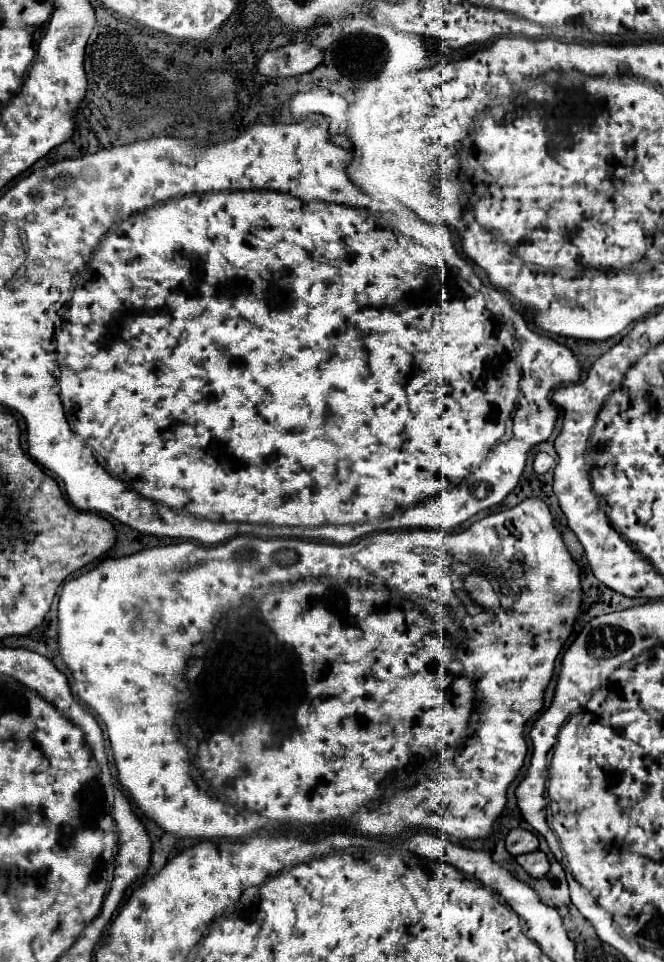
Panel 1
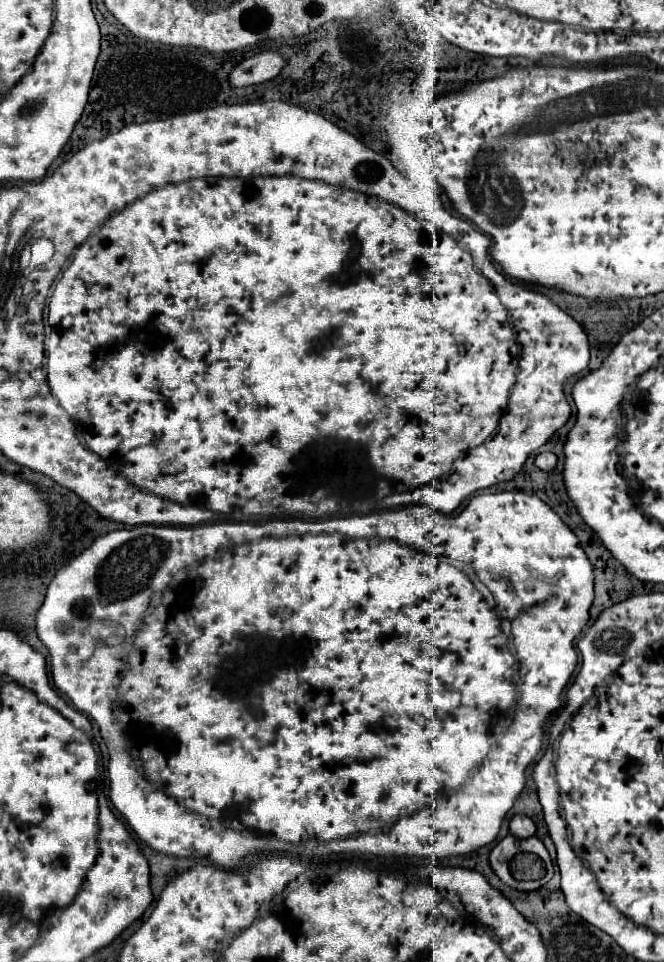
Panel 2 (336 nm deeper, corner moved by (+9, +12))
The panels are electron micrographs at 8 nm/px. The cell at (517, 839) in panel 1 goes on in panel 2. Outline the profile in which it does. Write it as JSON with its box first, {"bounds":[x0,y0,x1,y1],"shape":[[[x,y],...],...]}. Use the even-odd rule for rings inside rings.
{"bounds":[509,816,537,838],"shape":[[[513,816],[511,822],[509,822],[509,828],[511,828],[511,834],[517,836],[517,838],[529,838],[537,830],[535,822],[527,816]]]}

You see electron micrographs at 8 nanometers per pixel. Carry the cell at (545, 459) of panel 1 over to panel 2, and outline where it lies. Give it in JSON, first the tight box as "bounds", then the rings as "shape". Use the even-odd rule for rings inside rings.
{"bounds":[535,452,557,470],"shape":[[[541,452],[537,458],[535,458],[535,464],[541,468],[541,470],[553,470],[557,466],[557,456],[553,452]]]}

